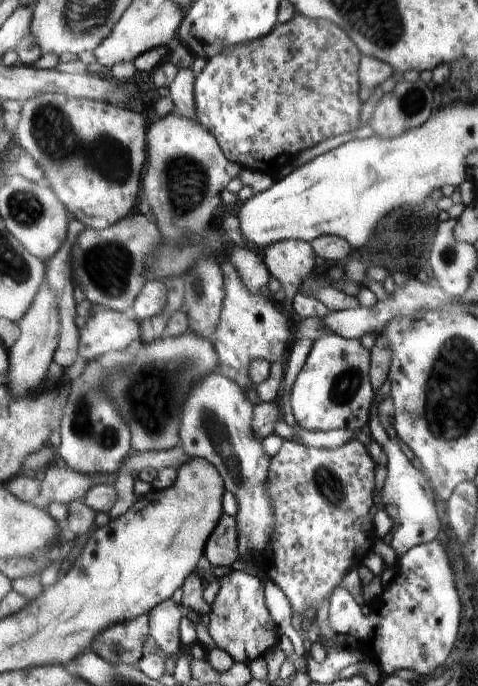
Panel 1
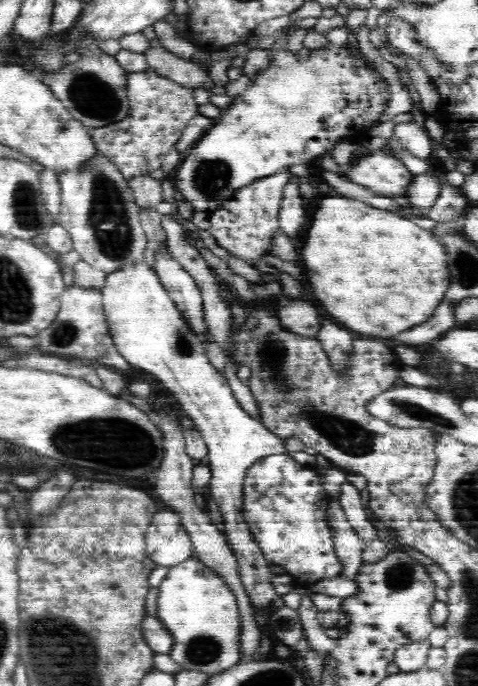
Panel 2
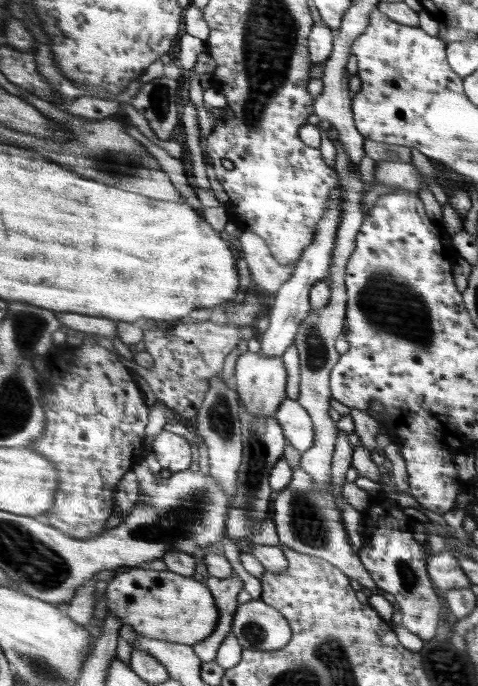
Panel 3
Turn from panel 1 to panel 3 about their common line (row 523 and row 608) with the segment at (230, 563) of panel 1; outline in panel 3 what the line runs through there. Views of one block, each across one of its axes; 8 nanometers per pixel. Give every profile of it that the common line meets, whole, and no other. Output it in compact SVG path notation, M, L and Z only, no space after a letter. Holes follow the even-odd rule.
M235 574L233 578L225 578L225 580L209 576L205 584L209 586L211 594L215 594L217 598L221 618L219 618L219 628L215 630L215 634L203 644L195 644L193 648L205 664L211 664L217 660L223 640L229 636L229 632L233 632L233 622L235 622L235 614L239 608L239 594L243 592L243 582Z

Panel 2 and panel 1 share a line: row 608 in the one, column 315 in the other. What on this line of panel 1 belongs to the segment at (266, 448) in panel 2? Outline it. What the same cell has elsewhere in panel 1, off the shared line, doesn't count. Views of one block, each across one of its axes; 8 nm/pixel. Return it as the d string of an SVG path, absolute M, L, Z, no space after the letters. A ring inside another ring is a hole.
M285 240L275 242L265 250L265 262L271 276L283 286L283 292L291 298L299 294L299 288L307 284L317 264L317 254L311 242Z

